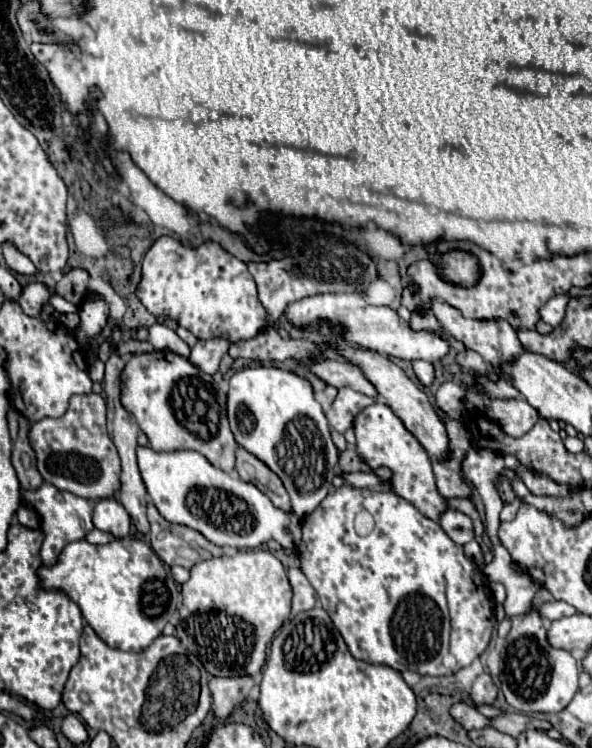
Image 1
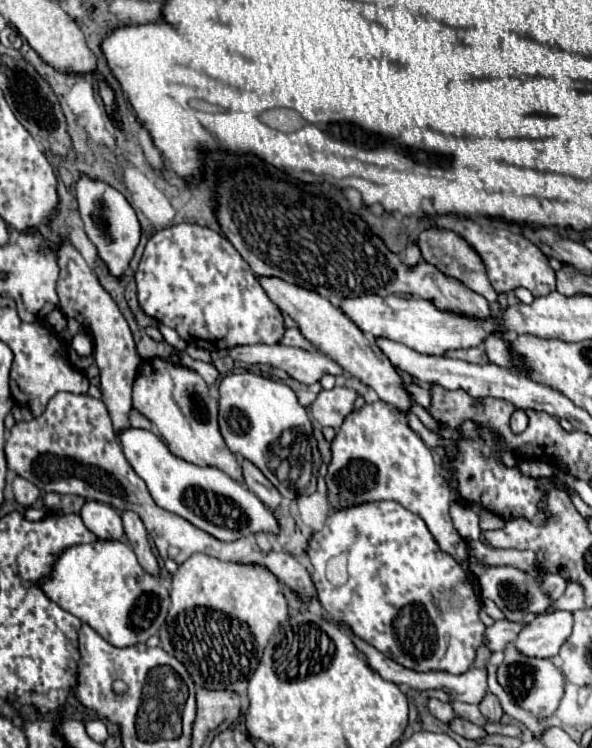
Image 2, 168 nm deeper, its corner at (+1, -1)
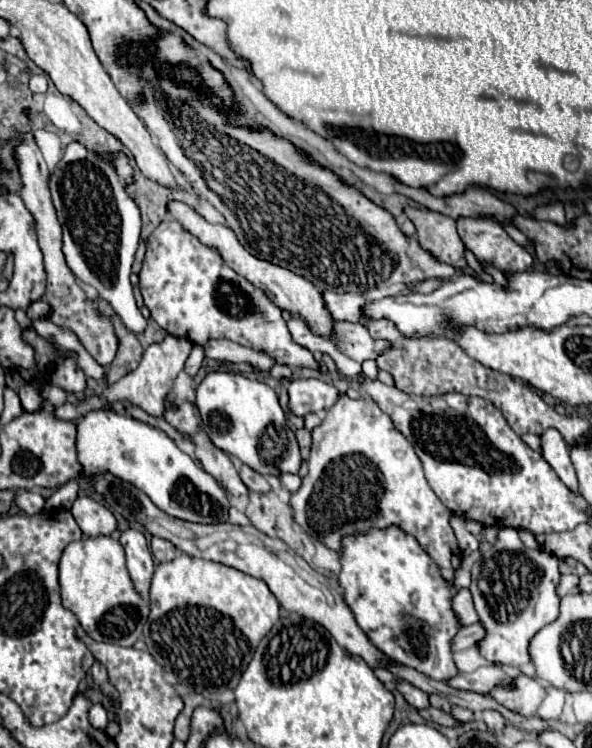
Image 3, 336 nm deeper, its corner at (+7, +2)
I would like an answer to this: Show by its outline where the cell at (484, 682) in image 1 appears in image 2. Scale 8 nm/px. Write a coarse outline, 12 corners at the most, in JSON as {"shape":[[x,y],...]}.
{"shape":[[493,694],[481,700],[479,710],[487,720],[499,722],[501,704]]}

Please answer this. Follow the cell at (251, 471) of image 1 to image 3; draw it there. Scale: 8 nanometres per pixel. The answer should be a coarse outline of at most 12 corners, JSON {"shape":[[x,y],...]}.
{"shape":[[243,465],[239,475],[251,491],[271,491],[269,481]]}

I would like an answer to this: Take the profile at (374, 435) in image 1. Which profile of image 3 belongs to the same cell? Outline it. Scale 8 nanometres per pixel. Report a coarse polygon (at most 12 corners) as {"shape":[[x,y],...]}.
{"shape":[[373,399],[313,429],[295,521],[399,525],[453,585],[461,549],[423,463]]}

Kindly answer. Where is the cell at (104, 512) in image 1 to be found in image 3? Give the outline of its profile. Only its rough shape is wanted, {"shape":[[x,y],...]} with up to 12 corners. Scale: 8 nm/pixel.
{"shape":[[87,495],[71,513],[85,537],[111,535],[113,513]]}

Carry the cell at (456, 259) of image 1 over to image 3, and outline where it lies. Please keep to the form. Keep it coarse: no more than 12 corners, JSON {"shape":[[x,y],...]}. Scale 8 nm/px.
{"shape":[[405,209],[417,239],[435,259],[467,269],[455,219]]}

